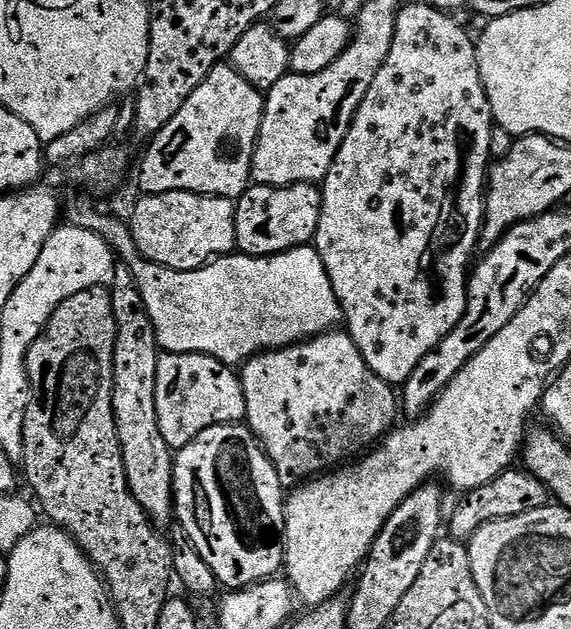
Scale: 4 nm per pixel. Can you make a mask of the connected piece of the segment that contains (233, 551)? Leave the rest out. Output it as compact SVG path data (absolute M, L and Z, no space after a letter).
M247 423L210 426L210 430L202 430L198 438L179 449L172 462L172 494L179 527L225 589L249 588L259 580L273 579L283 569L284 546L277 534L284 530L286 490L278 482L278 470L274 470Z

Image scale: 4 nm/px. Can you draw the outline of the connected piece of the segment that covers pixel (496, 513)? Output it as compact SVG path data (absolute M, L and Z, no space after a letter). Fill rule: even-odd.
M513 466L498 478L486 482L486 486L475 488L474 491L461 495L456 509L451 509L446 520L446 528L451 539L467 542L486 522L518 518L518 514L530 514L530 510L542 510L549 507L550 493L548 487L538 478L534 478L527 470Z

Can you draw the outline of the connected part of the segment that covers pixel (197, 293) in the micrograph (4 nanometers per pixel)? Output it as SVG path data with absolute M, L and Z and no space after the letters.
M84 200L78 201L73 208L65 207L62 216L69 225L97 232L116 253L119 263L132 271L134 282L138 282L138 290L146 302L147 312L150 313L150 322L154 322L156 340L164 352L197 352L203 356L213 356L215 360L221 360L229 366L240 366L245 360L259 356L261 352L289 348L303 340L312 340L323 332L333 331L339 325L336 323L344 320L344 311L340 309L334 286L330 286L330 278L326 274L326 266L315 247L292 248L277 256L229 254L209 260L201 268L179 272L150 262L140 253L127 219L103 216L96 212L94 205L87 204Z

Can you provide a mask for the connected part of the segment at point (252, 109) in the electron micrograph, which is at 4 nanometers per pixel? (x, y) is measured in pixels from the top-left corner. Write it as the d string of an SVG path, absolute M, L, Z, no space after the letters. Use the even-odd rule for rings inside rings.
M231 63L215 64L206 74L202 86L194 90L184 100L182 110L166 122L161 132L151 137L148 153L140 164L140 192L153 196L167 192L197 192L200 196L224 196L237 201L250 187L252 180L252 159L256 149L256 139L264 117L265 93L250 86L242 74Z

